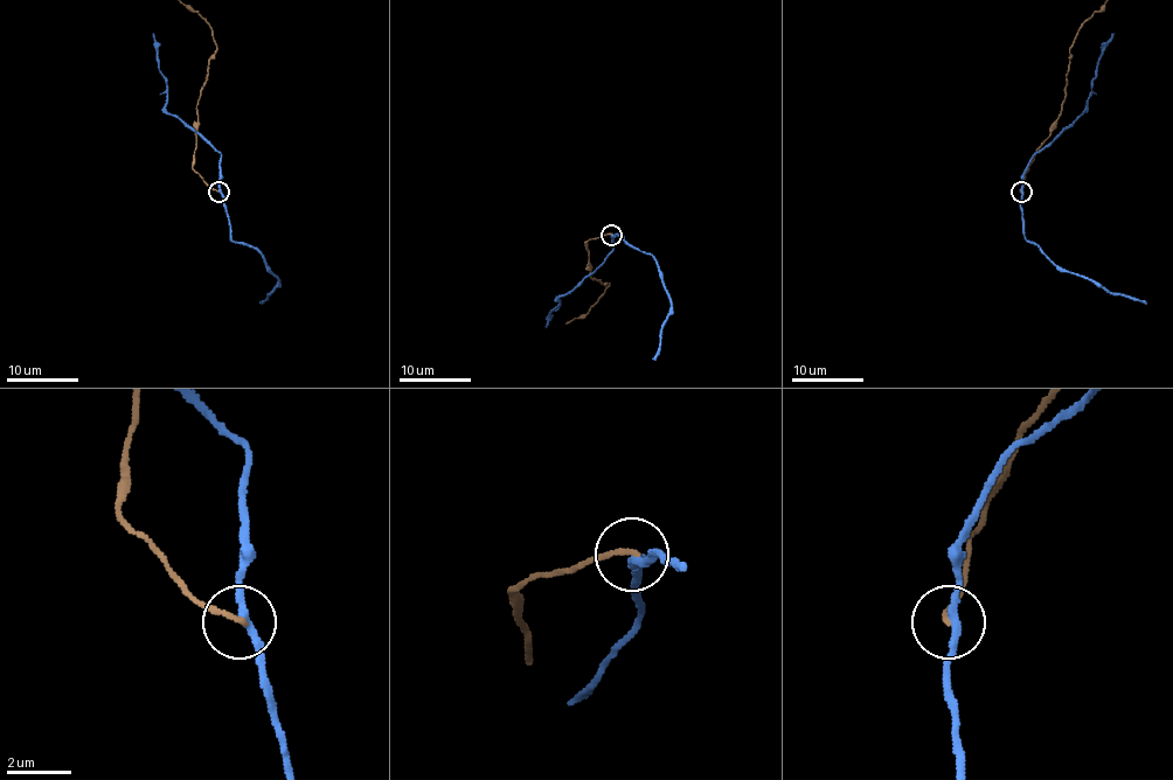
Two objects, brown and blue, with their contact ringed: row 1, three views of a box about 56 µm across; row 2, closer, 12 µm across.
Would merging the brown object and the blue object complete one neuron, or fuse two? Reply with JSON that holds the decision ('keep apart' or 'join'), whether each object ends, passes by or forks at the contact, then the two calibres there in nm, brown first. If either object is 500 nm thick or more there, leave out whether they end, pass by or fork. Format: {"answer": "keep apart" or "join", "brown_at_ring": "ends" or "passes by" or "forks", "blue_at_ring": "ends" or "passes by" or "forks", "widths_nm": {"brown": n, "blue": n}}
{"answer": "keep apart", "brown_at_ring": "ends", "blue_at_ring": "passes by", "widths_nm": {"brown": 170, "blue": 240}}

